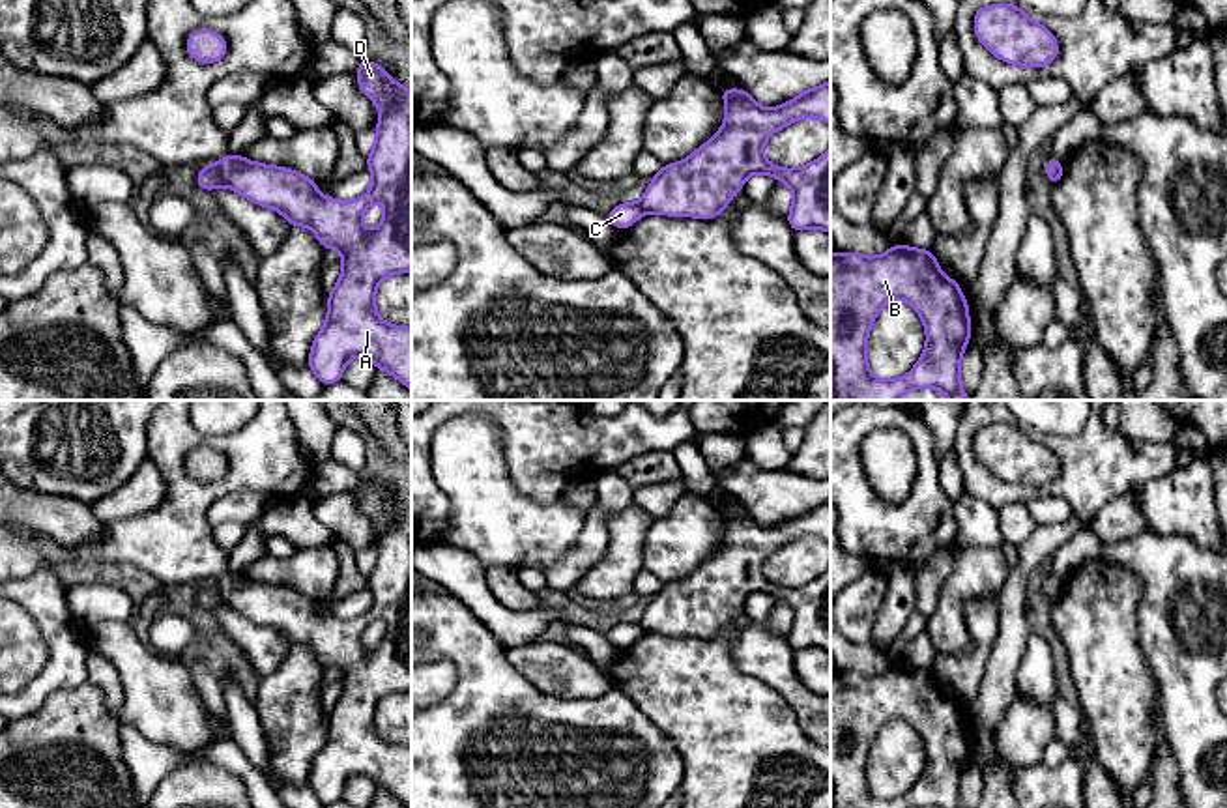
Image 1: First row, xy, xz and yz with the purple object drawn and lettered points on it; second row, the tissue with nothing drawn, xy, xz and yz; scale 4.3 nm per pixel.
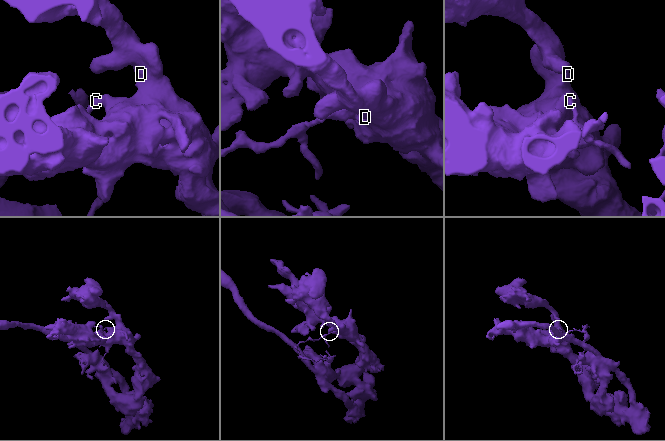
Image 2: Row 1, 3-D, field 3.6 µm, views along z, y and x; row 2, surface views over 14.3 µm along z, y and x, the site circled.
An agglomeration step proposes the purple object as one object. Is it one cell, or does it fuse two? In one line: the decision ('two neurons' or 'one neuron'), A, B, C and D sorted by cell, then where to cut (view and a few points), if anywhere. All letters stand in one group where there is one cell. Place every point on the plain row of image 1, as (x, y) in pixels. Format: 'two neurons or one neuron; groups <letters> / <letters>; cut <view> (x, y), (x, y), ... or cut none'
two neurons; groups A B D / C; cut xy (216, 584), (223, 603)

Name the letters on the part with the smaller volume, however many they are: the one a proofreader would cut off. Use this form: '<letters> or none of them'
C

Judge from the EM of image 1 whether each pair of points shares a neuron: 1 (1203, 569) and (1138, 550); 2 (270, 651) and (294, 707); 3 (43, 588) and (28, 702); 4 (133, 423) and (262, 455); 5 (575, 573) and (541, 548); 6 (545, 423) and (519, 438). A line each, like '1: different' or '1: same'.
1: same
2: different
3: same
4: different
5: different
6: same

